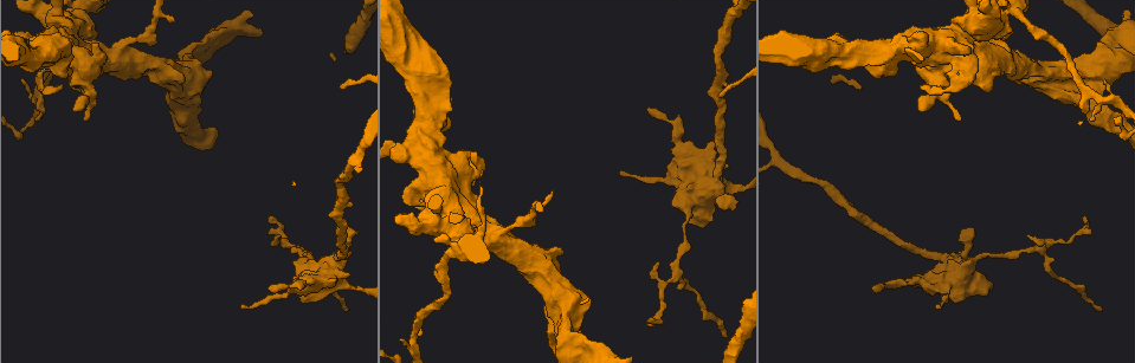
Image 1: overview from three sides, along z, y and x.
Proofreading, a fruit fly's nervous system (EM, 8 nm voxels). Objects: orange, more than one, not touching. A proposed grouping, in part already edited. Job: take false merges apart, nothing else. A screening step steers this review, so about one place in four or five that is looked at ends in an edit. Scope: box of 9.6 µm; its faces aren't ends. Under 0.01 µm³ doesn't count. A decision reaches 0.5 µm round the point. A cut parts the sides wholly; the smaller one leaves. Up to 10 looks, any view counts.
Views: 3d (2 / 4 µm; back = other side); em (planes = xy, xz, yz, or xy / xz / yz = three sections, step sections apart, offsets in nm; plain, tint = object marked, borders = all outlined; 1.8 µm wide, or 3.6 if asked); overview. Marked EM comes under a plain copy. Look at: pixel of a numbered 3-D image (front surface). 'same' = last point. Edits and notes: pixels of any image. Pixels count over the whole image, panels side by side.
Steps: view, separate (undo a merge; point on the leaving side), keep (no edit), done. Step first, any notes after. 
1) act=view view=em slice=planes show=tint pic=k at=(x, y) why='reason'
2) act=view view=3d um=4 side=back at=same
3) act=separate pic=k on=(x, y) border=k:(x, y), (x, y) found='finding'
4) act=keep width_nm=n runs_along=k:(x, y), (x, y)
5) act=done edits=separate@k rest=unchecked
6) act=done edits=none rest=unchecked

act=view view=3d um=4 pic=1 at=(963, 57) why='calibre changes'

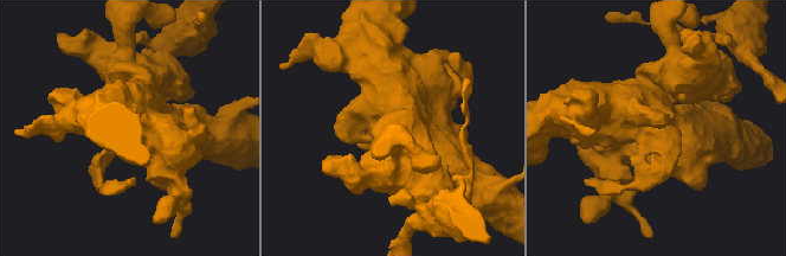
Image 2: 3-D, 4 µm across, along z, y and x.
act=view view=em um=3.6 slice=planes show=tint pic=2 at=(654, 134) why='now the EM'

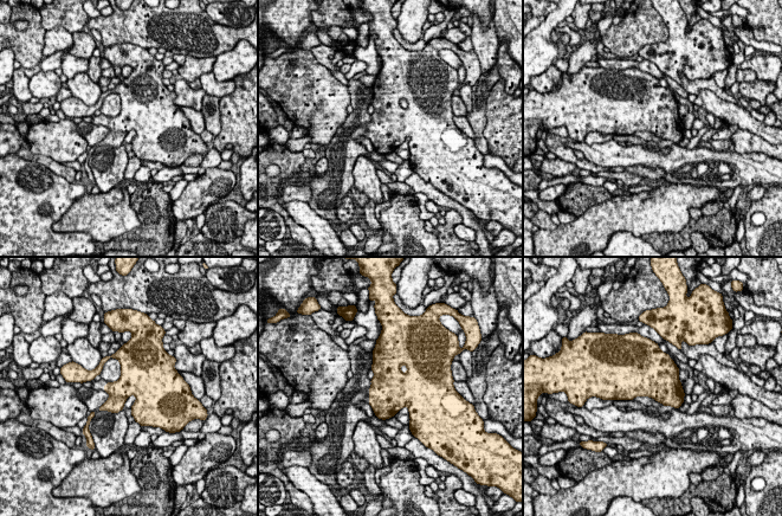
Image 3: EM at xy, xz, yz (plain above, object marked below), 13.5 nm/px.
act=keep found='continuous, no second cell'

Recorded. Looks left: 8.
act=view view=3d um=2 pic=1 at=(682, 230) why='sudden change in width'

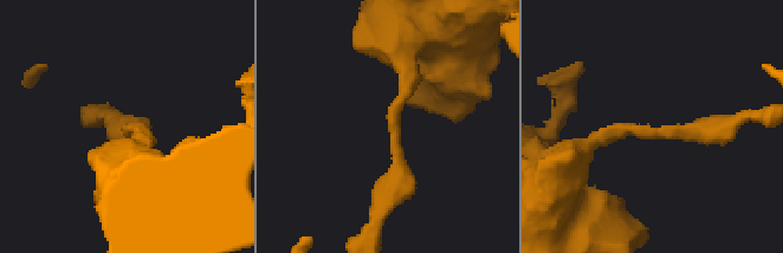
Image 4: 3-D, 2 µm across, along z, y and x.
act=view view=em slice=planes show=tint pic=4 at=(396, 127) why='shape alone is not enough'

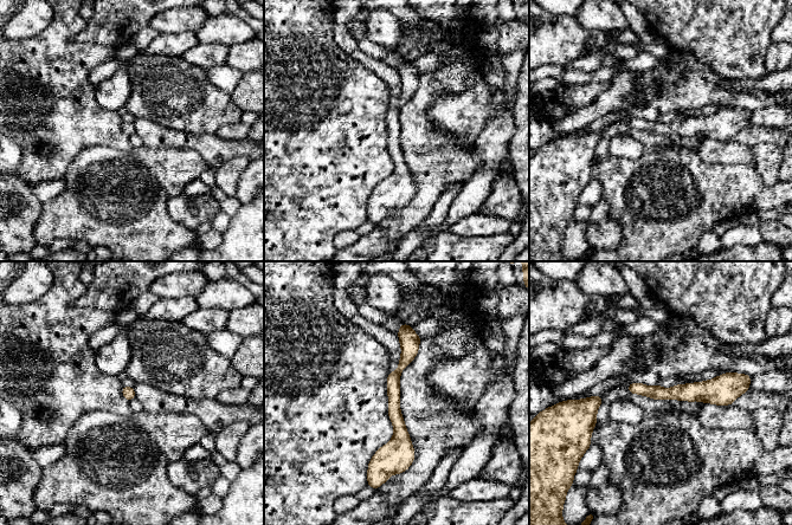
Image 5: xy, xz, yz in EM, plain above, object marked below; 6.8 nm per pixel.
act=keep runs_along=5:(404, 326), (391, 465) found='all the same cell'

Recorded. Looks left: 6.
act=view view=em slice=planes show=borders pic=1 at=(287, 286) why='calibre changes'

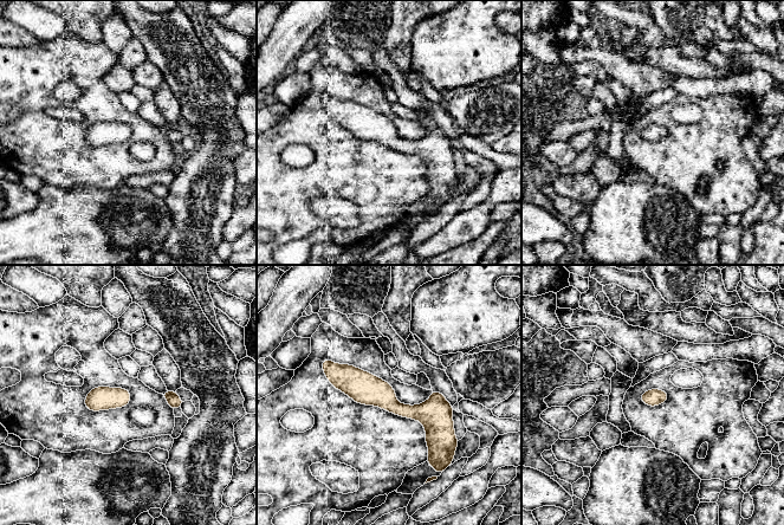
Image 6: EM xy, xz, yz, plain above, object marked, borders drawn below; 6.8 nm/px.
act=keep runs_along=6:(328, 363), (449, 434) found='continuous, no second cell'

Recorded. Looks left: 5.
act=view view=3d um=2 pic=1 at=(1014, 12) why='sudden change in width'

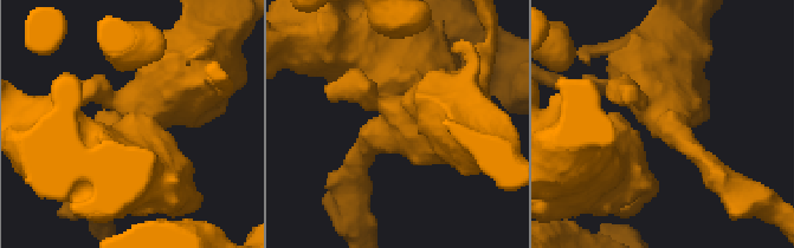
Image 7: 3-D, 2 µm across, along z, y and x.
act=view view=em slice=planes show=tint pic=7 at=(654, 120) why='shape alone is not enough'

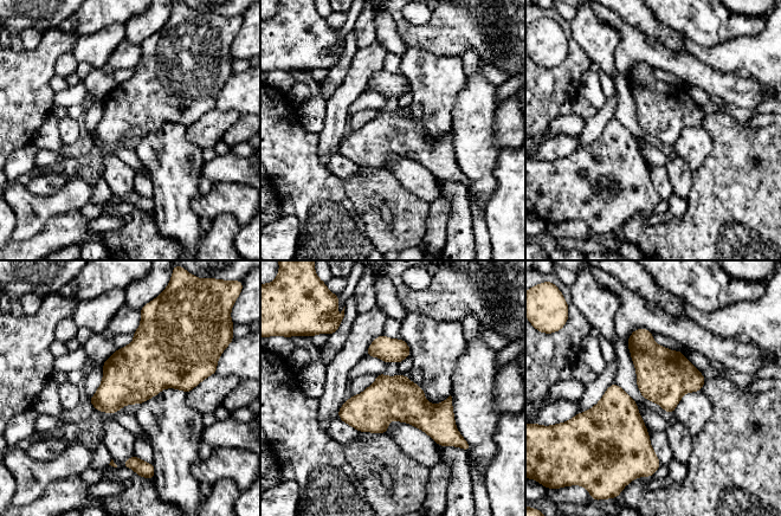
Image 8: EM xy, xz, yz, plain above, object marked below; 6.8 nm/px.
act=keep width_nm=300 runs_along=8:(341, 413), (419, 412), (453, 430) found='all the same cell'

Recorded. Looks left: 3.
act=done edits=none rest=unchecked

